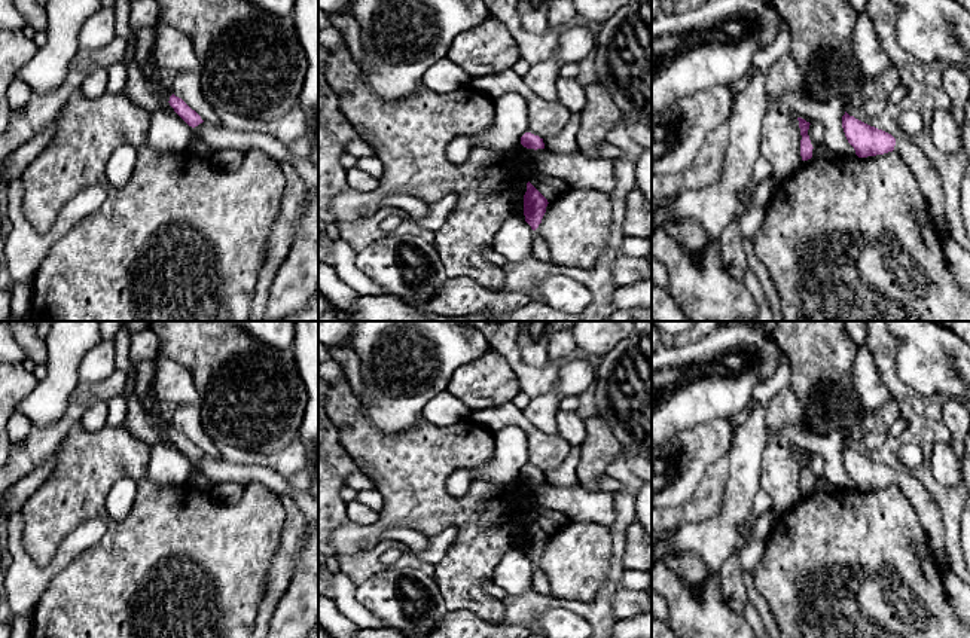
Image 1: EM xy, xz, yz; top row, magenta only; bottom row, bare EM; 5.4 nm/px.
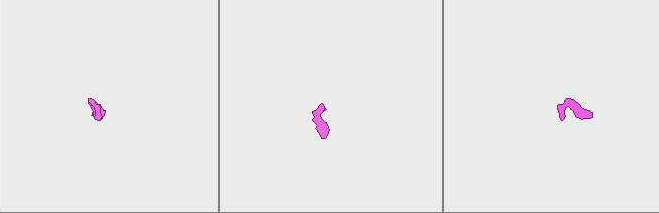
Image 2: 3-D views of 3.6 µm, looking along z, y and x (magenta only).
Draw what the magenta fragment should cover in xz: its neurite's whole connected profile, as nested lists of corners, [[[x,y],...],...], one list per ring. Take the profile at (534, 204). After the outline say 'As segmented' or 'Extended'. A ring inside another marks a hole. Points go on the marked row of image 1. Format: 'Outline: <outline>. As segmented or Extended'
Outline: [[[528,181],[524,195],[524,216],[533,231],[542,223],[547,204],[547,199]]]. As segmented

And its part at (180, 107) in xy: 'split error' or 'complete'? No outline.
complete

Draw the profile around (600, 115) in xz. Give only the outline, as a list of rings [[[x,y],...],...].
[[[598,83],[586,86],[586,106],[582,112],[582,122],[576,138],[579,153],[597,158],[598,146],[622,122],[623,113],[614,104],[607,89]]]

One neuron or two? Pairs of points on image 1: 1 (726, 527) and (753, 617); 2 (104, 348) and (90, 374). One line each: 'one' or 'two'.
1: two
2: one

